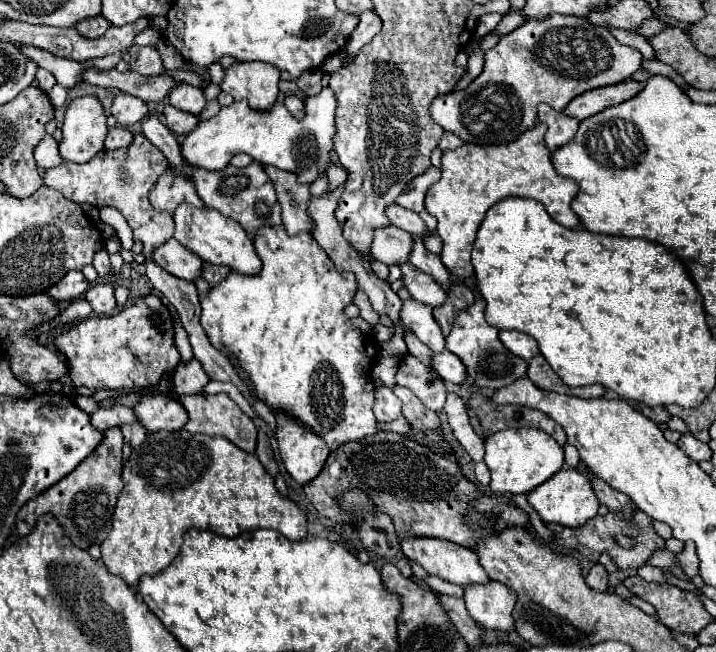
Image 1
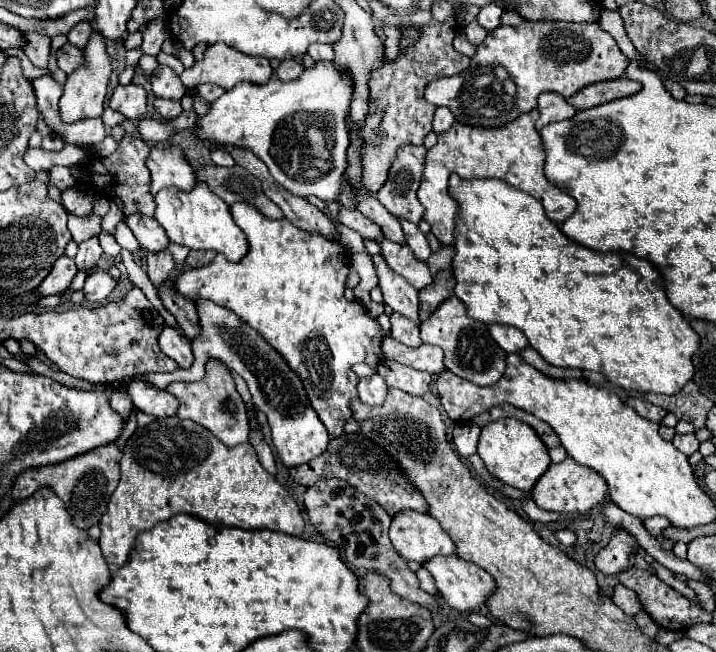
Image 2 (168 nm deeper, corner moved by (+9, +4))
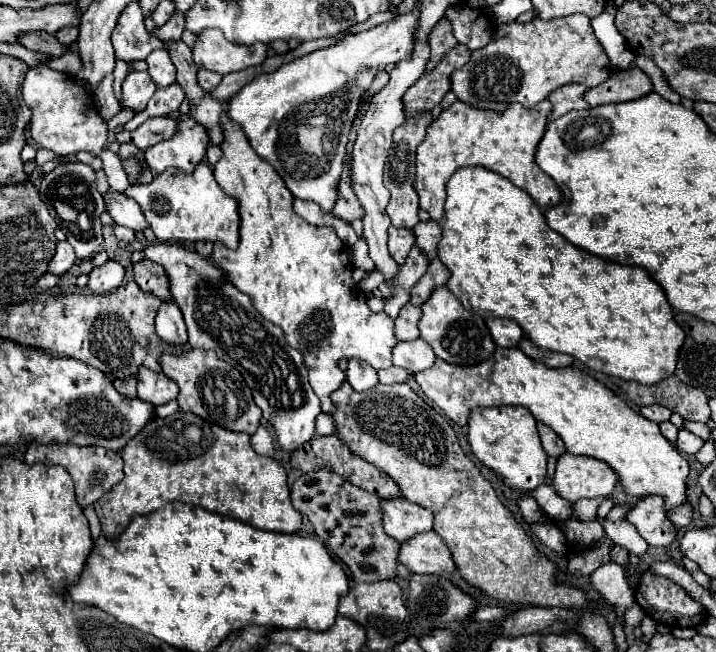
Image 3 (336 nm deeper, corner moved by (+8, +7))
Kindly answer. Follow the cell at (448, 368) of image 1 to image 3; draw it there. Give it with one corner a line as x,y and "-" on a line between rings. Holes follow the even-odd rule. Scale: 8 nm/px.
414,339
414,341
400,341
392,349
392,365
402,367
406,371
424,371
434,365
434,351
424,339

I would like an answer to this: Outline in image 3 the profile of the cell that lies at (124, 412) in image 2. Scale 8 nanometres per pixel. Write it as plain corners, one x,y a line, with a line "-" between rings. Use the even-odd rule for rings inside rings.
124,377
124,379
114,379
114,387
118,393
126,397
136,397
136,377

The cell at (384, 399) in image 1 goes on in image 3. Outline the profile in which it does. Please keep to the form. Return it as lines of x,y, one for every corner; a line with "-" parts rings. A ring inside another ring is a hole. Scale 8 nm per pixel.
348,359
348,369
346,369
346,381
356,389
356,391
366,391
378,383
376,371
360,359

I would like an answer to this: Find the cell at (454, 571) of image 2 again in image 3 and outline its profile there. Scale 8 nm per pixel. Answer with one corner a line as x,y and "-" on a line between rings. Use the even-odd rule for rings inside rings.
434,531
418,533
400,543
398,563
406,565
412,573
452,573
456,571
448,547

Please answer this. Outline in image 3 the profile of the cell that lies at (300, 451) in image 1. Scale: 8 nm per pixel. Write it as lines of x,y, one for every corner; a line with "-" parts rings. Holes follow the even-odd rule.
166,243
144,247
142,255
164,267
170,293
188,327
188,343
192,343
192,347
212,349
220,359
242,373
256,405
262,409
262,417
274,427
280,447
284,451
296,451
302,443
310,441
314,437
316,417
322,413
320,399
308,383
304,355
288,345
284,331
266,321
252,305
250,295
238,291
210,257
200,257
182,245

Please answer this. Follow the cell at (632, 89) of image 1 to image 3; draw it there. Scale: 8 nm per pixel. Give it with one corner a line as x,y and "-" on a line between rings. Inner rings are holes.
620,69
614,75
610,75
604,83
592,87
586,91
586,101
590,107
608,105
608,103
624,103
624,101
636,101
652,91
650,77
638,69

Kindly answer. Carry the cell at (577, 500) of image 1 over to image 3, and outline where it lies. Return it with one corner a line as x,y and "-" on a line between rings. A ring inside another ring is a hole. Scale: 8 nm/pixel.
564,453
556,461
556,475
552,487
560,497
576,503
584,497
608,497
618,481
616,471
594,457

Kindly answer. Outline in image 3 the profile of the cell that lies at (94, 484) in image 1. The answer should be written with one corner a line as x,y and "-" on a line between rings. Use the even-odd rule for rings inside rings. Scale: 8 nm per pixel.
30,443
24,461
34,465
34,463
46,463
46,465
62,465
68,469
68,473
74,479
76,485
76,501
80,507
96,503
104,493
108,493
116,483
122,481
122,457
116,451
108,451
102,447
80,447
80,445
70,445
70,443

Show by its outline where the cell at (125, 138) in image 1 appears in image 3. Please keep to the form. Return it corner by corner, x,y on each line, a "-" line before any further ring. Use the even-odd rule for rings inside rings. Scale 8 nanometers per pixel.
32,67
26,73
22,95
32,111
30,137
42,149
56,155
70,155
78,151
88,151
98,155
108,139
106,121
98,115
92,95
70,75
54,71
50,67

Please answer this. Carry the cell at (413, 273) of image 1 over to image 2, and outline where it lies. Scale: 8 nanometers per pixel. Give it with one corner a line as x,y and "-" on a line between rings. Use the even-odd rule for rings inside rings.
381,242
381,254
387,262
387,266
401,274
415,290
423,290
423,286
429,286
433,282
433,274
427,266
427,262
421,262
413,256
409,246
401,246
395,242

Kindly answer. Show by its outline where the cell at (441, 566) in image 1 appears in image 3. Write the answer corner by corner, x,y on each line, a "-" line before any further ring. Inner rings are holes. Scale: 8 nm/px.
404,497
396,499
382,499
382,521
384,521
384,531
392,535
398,543
404,543
416,533
430,531
434,523
432,511
406,501

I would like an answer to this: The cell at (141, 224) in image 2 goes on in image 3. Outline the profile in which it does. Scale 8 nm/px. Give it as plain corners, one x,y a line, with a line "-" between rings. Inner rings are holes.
108,191
108,193
104,193
104,201
106,201
106,211
118,225
130,227
134,231
144,231
144,227
148,227
144,215
142,215
142,209
128,195

